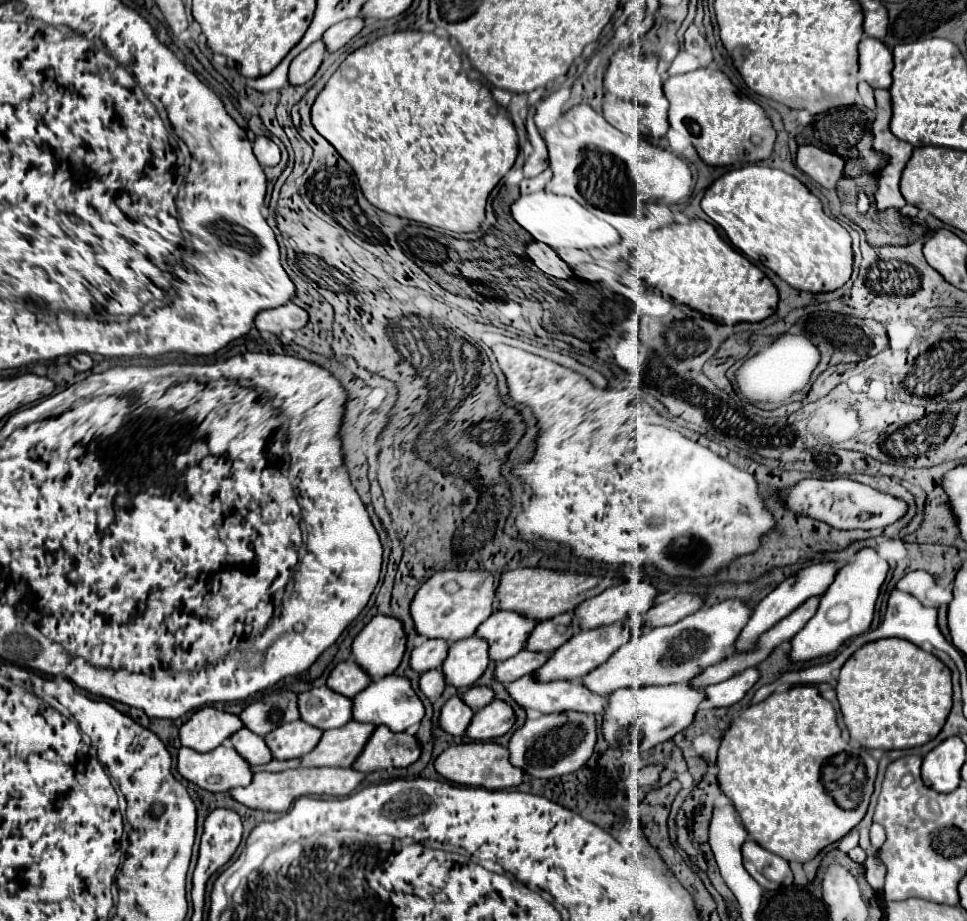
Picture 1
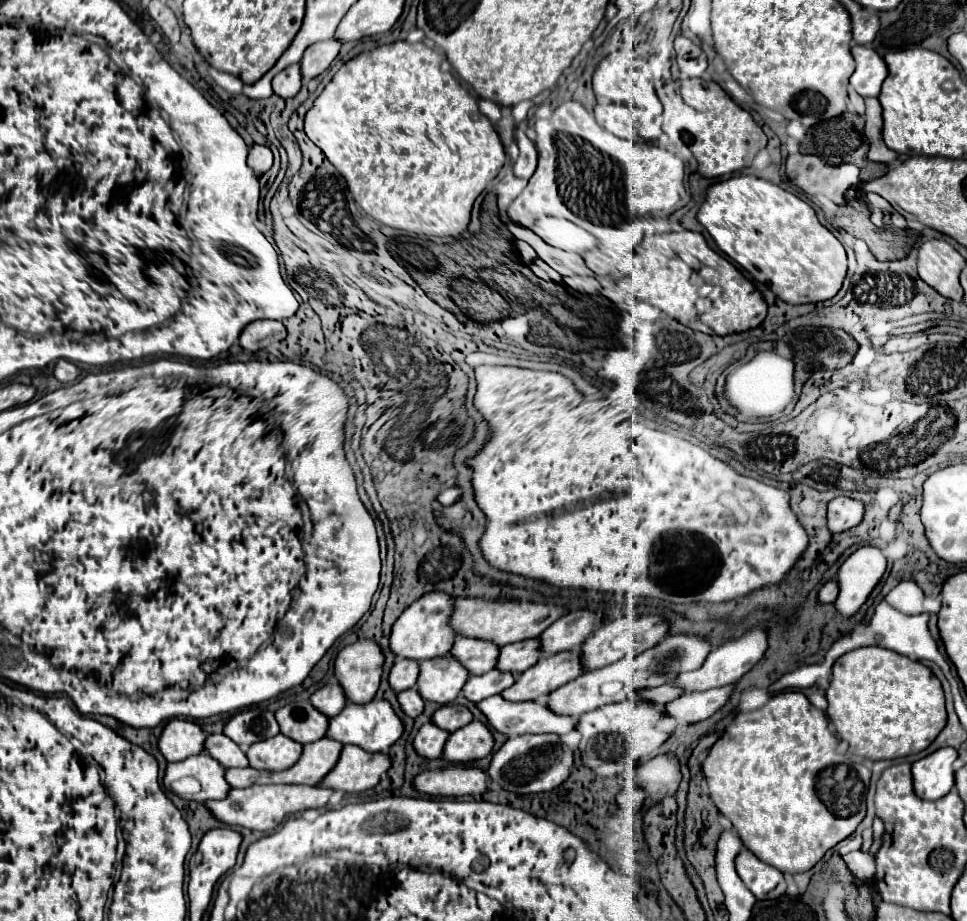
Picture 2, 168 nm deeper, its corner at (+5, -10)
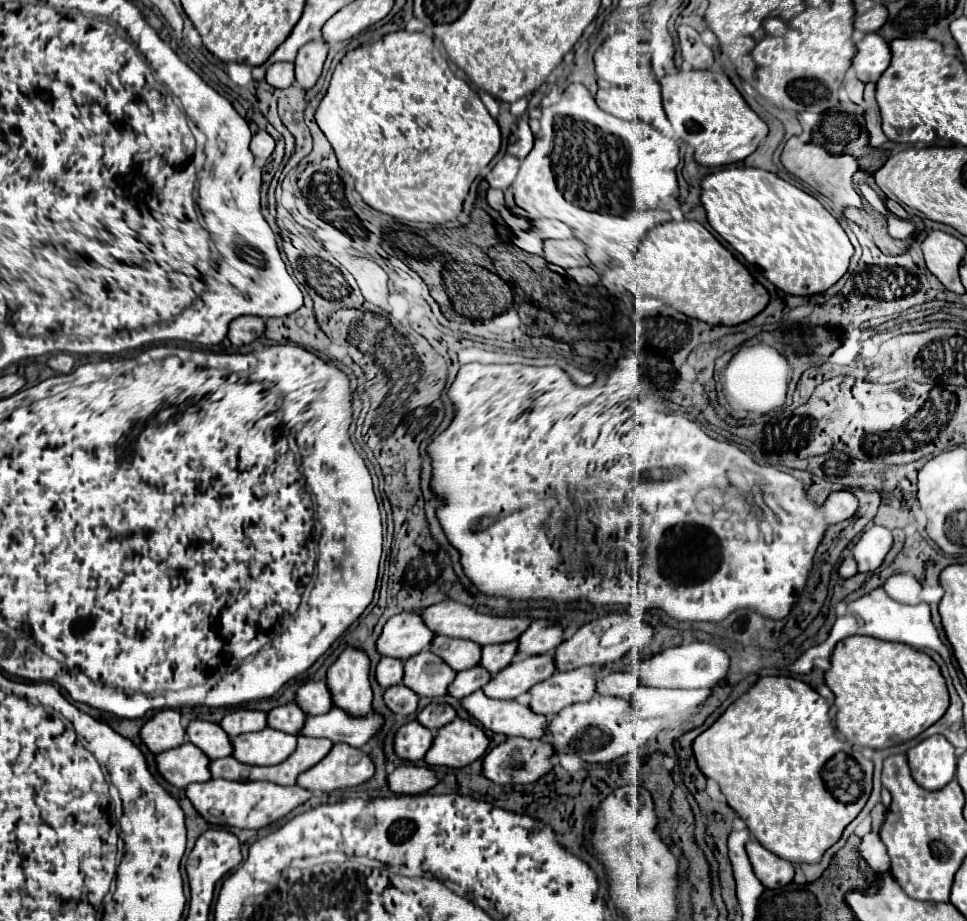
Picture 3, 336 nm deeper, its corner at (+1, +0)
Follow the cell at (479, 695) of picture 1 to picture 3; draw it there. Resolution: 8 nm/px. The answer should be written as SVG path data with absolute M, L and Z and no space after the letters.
M428 704L420 714L418 714L418 722L424 724L430 730L438 730L446 724L450 724L456 718L456 710L450 704Z

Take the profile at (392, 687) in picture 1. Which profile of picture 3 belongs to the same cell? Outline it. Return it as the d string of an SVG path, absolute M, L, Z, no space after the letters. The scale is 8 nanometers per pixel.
M332 708L320 716L308 716L308 724L304 726L304 736L328 738L332 742L344 742L354 748L366 748L366 744L382 730L384 716L378 712L370 712L366 716L352 716L342 708Z

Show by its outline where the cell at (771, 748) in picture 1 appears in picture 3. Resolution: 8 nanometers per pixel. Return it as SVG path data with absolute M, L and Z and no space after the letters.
M766 676L730 704L692 744L698 768L704 776L712 776L718 782L728 806L746 822L752 836L764 848L790 862L820 862L822 854L838 842L844 828L860 814L872 790L868 760L866 770L862 770L854 758L834 758L846 750L846 742L836 738L828 710L830 704L808 684L786 676Z

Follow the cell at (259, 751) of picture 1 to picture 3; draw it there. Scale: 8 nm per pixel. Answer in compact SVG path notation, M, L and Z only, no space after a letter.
M194 720L188 724L188 740L202 748L210 756L210 760L226 758L234 752L232 738L220 728L220 724Z

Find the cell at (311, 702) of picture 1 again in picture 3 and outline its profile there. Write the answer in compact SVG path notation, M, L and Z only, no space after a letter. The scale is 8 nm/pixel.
M292 702L292 704L284 704L284 706L270 710L268 724L270 724L270 728L276 728L280 732L298 736L306 724L306 718L308 718L308 714L296 702Z

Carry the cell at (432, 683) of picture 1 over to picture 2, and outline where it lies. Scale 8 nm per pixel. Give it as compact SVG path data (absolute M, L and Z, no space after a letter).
M414 688L400 692L398 694L398 704L400 704L400 710L410 718L416 718L424 710L424 700L420 698L420 694Z

